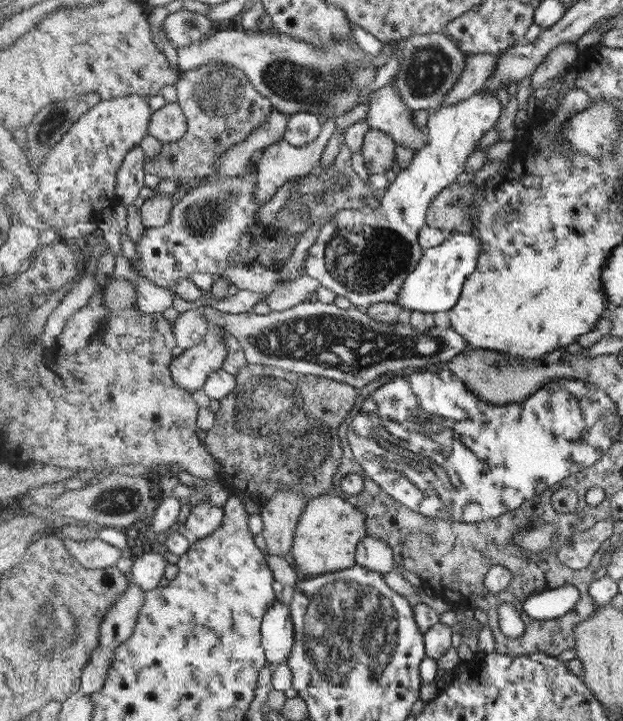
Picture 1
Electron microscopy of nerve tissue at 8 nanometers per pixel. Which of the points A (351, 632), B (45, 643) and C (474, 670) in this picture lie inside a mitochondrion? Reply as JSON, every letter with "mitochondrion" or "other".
{"A":"mitochondrion","B":"mitochondrion","C":"other"}

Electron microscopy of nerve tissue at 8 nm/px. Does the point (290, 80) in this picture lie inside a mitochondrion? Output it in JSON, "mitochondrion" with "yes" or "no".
{"mitochondrion":"yes"}

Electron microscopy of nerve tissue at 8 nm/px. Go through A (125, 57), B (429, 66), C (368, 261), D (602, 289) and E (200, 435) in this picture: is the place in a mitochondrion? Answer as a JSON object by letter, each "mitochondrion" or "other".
{"A":"other","B":"mitochondrion","C":"mitochondrion","D":"other","E":"other"}

